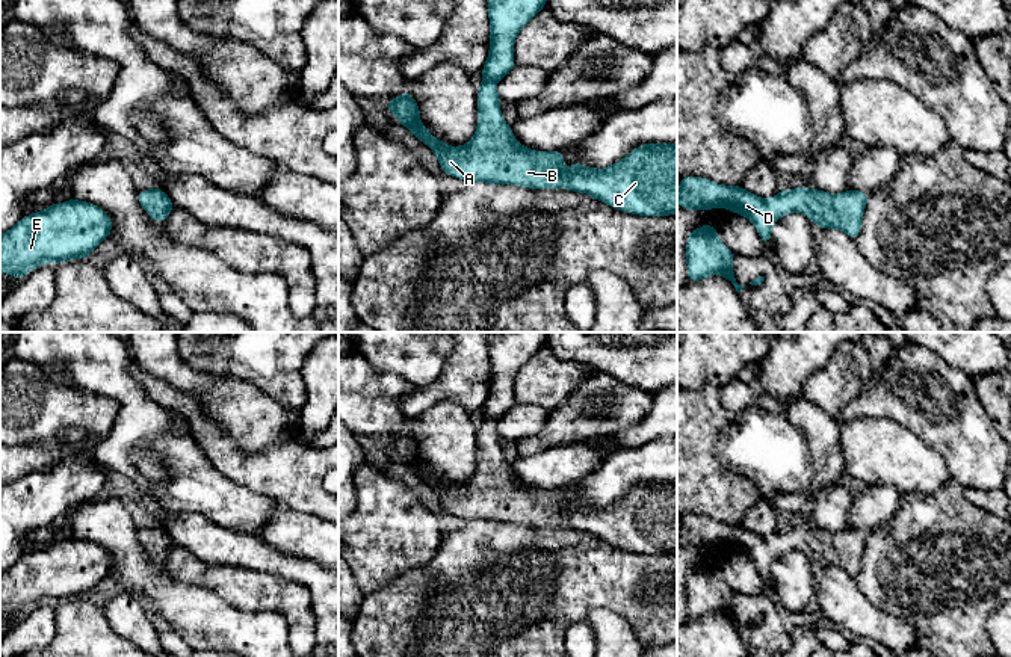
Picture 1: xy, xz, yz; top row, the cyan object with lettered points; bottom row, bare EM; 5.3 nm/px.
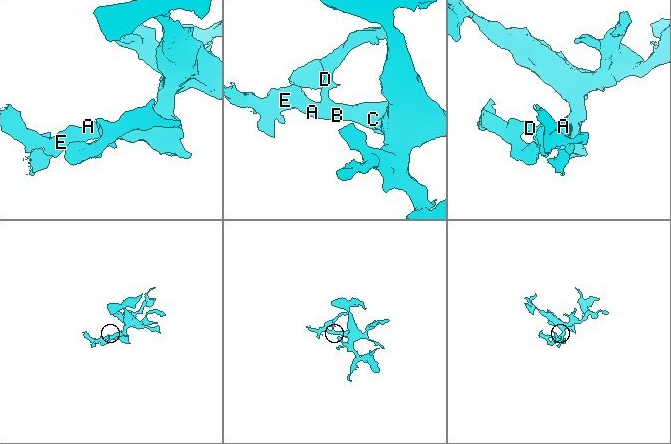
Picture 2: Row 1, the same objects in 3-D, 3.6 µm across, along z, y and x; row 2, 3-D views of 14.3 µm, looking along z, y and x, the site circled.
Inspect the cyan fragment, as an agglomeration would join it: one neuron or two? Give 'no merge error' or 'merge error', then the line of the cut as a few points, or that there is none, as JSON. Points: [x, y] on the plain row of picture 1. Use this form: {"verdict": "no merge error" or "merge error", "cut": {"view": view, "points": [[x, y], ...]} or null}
{"verdict": "no merge error", "cut": null}

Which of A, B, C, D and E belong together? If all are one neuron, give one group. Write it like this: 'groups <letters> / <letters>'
groups A B C D E

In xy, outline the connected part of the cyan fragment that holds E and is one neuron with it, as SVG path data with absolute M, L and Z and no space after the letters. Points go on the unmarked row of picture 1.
M91 541L51 542L0 572L0 610L20 618L44 601L88 595L110 569L112 557Z

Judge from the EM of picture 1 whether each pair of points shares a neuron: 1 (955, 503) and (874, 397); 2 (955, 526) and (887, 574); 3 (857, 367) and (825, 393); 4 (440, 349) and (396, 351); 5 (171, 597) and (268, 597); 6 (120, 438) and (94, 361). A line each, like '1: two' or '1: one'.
1: two
2: one
3: one
4: one
5: two
6: one

